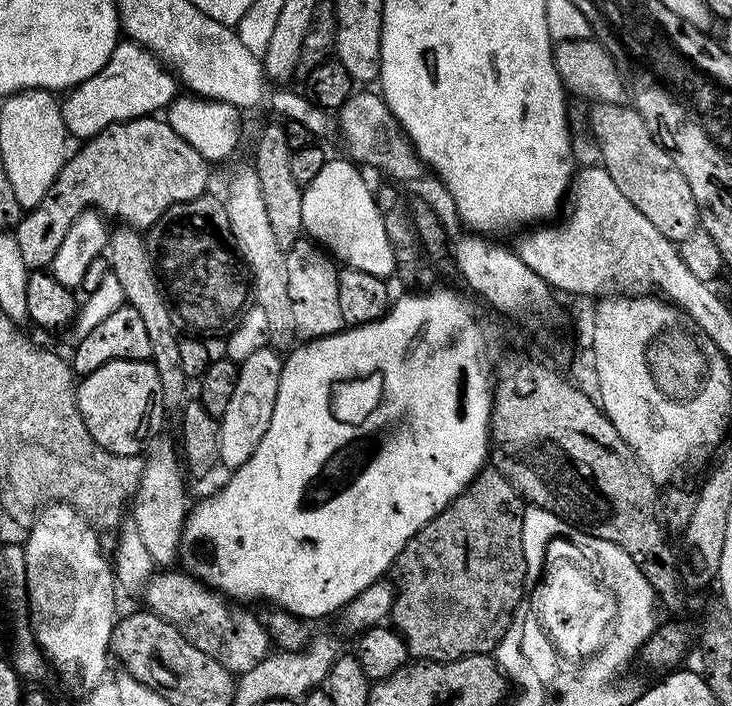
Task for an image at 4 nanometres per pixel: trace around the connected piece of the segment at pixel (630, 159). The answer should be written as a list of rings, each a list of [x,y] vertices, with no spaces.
[[[593,103],[592,132],[600,142],[602,167],[614,178],[618,190],[654,222],[658,234],[673,242],[690,238],[697,231],[700,212],[696,209],[694,194],[690,194],[690,182],[682,178],[682,170],[650,134],[646,122],[635,107],[628,104]]]

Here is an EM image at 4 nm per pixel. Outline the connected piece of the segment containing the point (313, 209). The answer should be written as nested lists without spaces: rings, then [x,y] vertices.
[[[325,159],[322,171],[315,176],[314,182],[303,185],[304,232],[341,265],[378,277],[391,277],[396,267],[394,250],[390,250],[390,238],[386,238],[384,213],[376,204],[373,189],[368,189],[364,181],[365,173],[351,159],[343,159]]]

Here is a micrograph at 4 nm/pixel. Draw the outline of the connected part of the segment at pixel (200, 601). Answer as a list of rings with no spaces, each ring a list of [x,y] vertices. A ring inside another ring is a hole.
[[[160,570],[149,577],[142,593],[142,599],[148,603],[145,604],[147,611],[168,620],[170,626],[174,626],[178,630],[178,634],[182,634],[182,638],[186,638],[186,642],[190,642],[190,646],[198,646],[198,650],[202,650],[202,654],[210,654],[210,658],[214,658],[214,662],[222,662],[222,666],[226,666],[226,670],[233,674],[251,670],[254,666],[258,666],[258,662],[262,662],[262,658],[269,656],[270,641],[266,630],[259,624],[255,614],[251,611],[248,613],[244,609],[247,607],[229,602],[219,592],[212,591],[211,588],[201,584],[187,572],[172,571],[176,570]]]

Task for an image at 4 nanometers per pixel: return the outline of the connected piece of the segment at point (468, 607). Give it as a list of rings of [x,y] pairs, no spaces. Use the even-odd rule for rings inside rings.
[[[485,466],[447,508],[406,542],[394,565],[396,597],[390,624],[406,642],[409,657],[457,660],[463,656],[492,654],[500,648],[500,639],[512,625],[512,614],[526,596],[524,580],[528,577],[528,567],[522,546],[525,507],[525,501],[503,474],[497,468]]]

